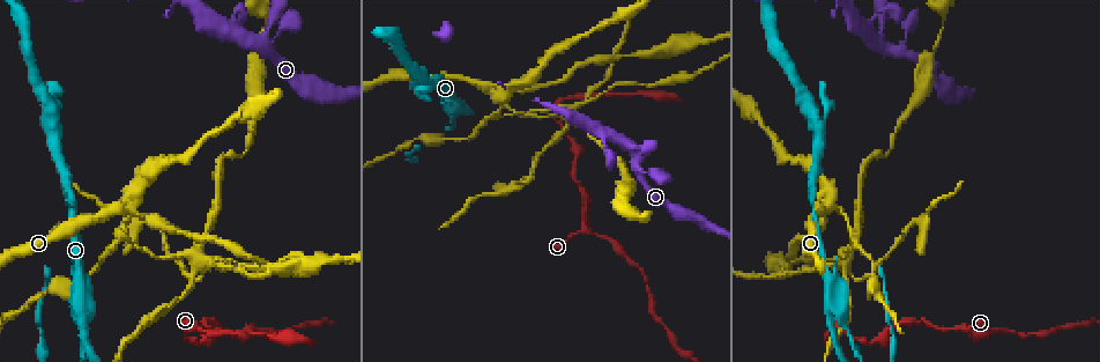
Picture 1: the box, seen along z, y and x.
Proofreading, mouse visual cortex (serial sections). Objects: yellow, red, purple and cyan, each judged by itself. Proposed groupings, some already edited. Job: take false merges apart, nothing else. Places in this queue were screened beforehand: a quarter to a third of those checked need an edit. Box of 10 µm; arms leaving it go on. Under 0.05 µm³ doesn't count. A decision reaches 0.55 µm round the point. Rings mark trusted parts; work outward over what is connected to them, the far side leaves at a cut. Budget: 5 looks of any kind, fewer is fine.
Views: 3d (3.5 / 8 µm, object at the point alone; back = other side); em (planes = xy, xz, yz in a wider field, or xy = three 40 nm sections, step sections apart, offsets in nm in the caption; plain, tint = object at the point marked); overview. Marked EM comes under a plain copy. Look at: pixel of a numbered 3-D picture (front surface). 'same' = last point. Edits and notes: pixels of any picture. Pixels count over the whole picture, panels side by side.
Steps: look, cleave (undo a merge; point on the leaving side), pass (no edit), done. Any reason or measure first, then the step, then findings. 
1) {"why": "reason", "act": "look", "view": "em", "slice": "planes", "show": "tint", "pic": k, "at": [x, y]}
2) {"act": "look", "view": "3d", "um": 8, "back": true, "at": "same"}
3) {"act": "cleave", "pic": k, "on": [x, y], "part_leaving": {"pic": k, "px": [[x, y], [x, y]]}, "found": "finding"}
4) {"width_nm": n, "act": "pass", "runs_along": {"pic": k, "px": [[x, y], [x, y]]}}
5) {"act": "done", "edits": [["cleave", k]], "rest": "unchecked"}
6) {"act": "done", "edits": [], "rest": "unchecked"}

{"why": "sharp bend", "act": "look", "view": "3d", "um": 3.5, "pic": 1, "at": [971, 331]}

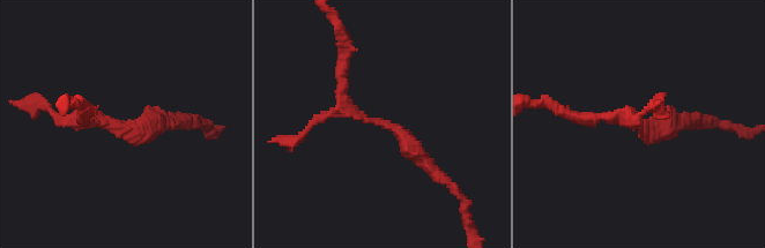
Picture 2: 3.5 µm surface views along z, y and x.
{"why": "now the EM", "act": "look", "view": "em", "slice": "planes", "show": "tint", "pic": 2, "at": [642, 121]}

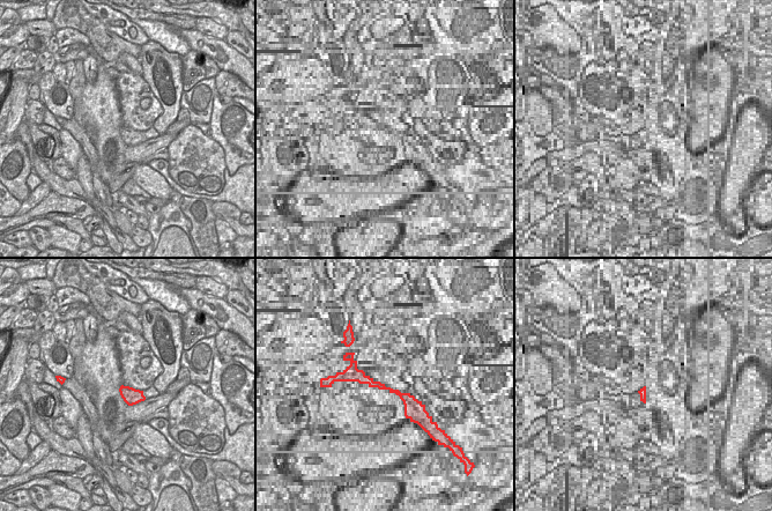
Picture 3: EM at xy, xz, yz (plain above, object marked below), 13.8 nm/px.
{"act": "pass", "runs_along": {"pic": 2, "px": [[309, 127], [344, 106], [394, 127], [430, 165]]}, "found": "one cell here"}

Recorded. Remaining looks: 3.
{"why": "sharp bend", "act": "look", "view": "3d", "um": 8, "pic": 1, "at": [839, 326]}

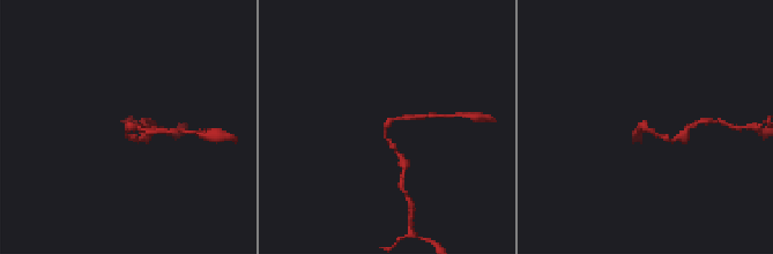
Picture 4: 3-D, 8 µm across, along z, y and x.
{"arm_widths_nm": [150, 150], "act": "look", "view": "em", "slice": "xy", "step": 1, "show": "tint", "at": "same"}

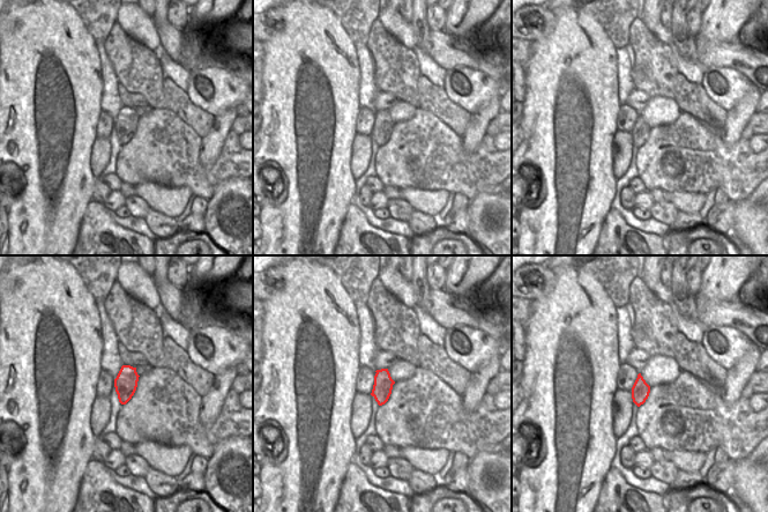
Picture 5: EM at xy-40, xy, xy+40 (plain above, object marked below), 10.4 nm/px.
{"act": "cleave", "pic": 4, "on": [414, 117], "part_leaving": {"pic": 4, "px": [[394, 119], [446, 116]]}, "found": "two cells meet here"}

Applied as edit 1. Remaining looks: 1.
{"act": "done", "edits": [["cleave", 4]], "rest": "unchecked"}

